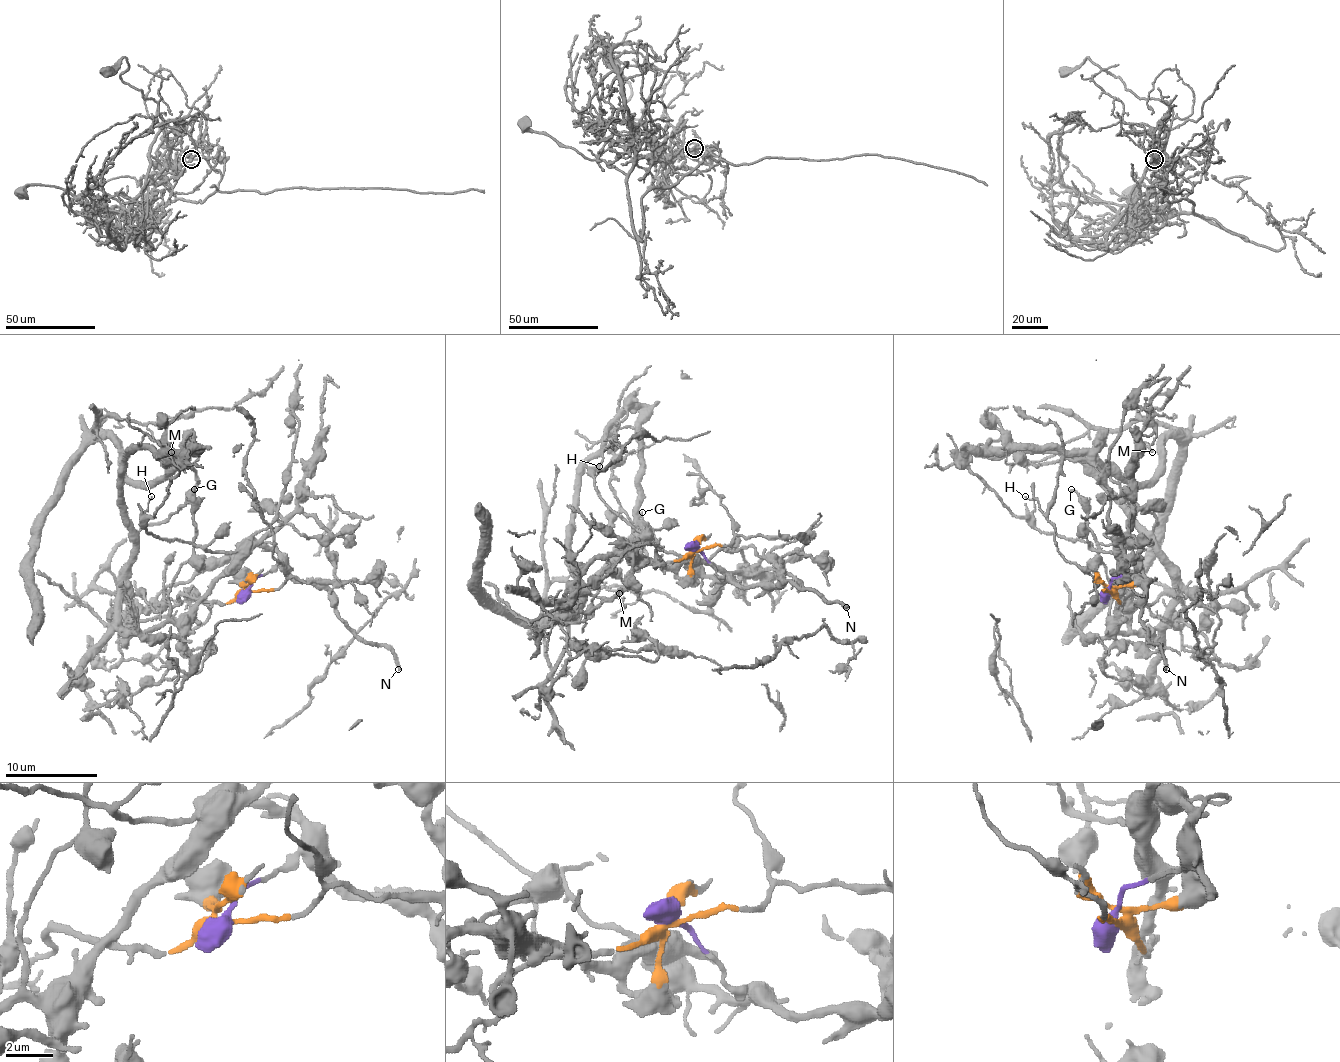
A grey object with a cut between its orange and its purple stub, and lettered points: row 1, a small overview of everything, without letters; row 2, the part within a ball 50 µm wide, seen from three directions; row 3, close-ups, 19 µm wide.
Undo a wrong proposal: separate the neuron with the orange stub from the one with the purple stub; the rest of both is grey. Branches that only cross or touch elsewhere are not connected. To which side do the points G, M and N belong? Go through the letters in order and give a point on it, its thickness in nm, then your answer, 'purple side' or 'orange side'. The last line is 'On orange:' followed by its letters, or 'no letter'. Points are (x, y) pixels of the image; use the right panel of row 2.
G: (1071, 489) | 140 nm | orange side
M: (1152, 452) | 140 nm | orange side
N: (1166, 669) | 280 nm | purple side
On orange: G, M

